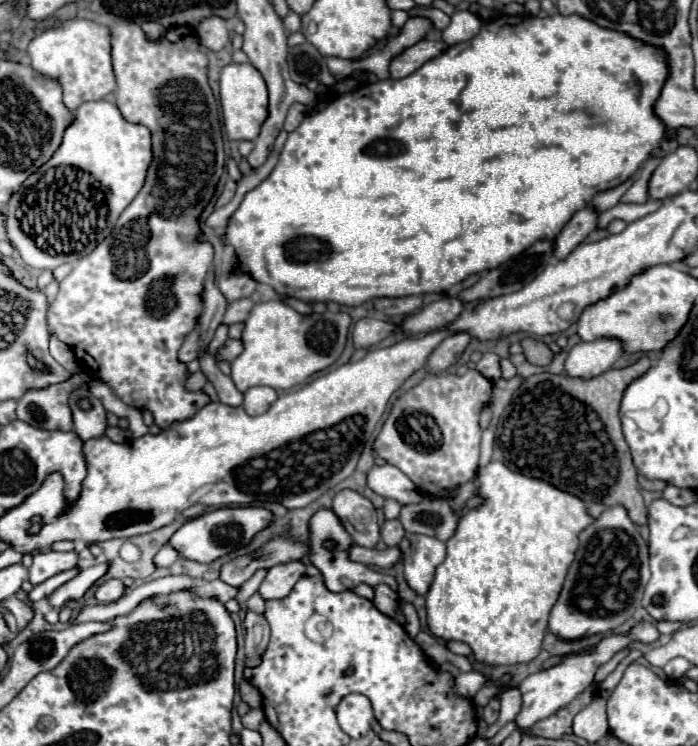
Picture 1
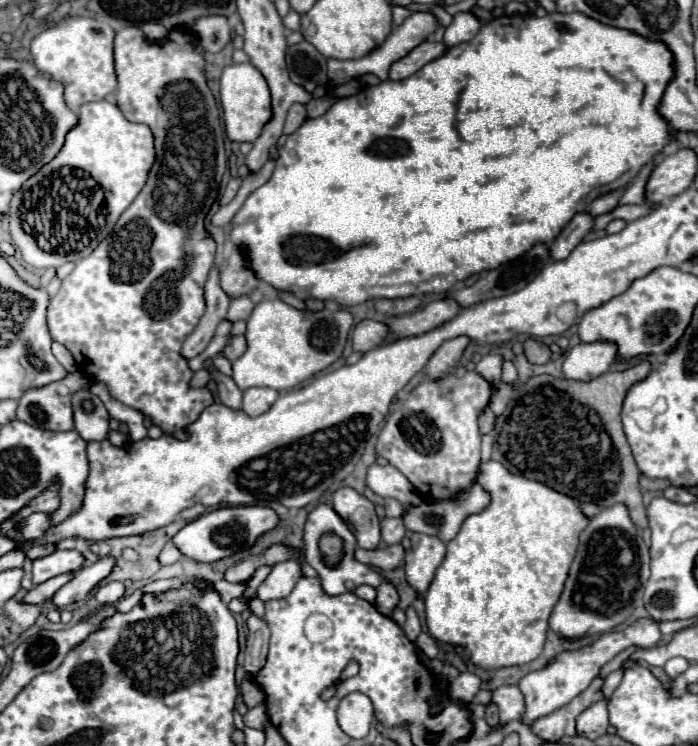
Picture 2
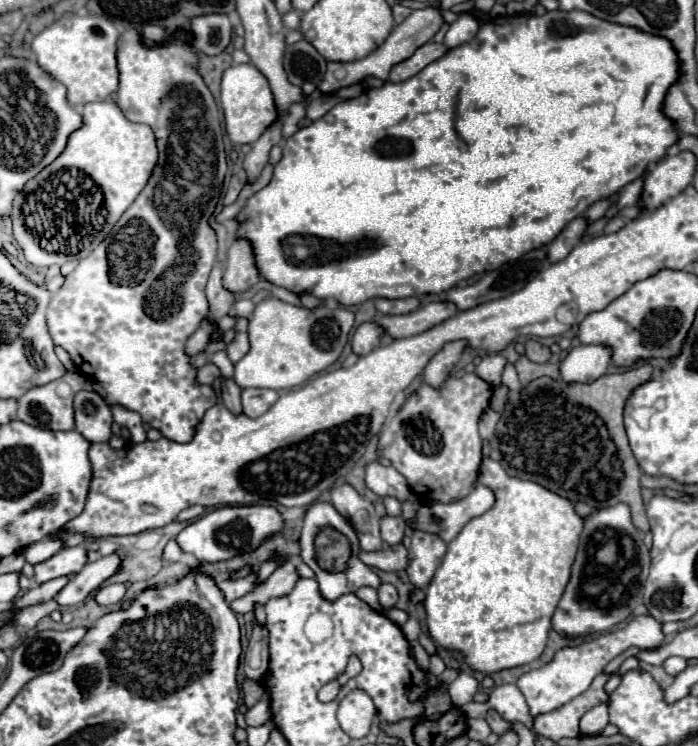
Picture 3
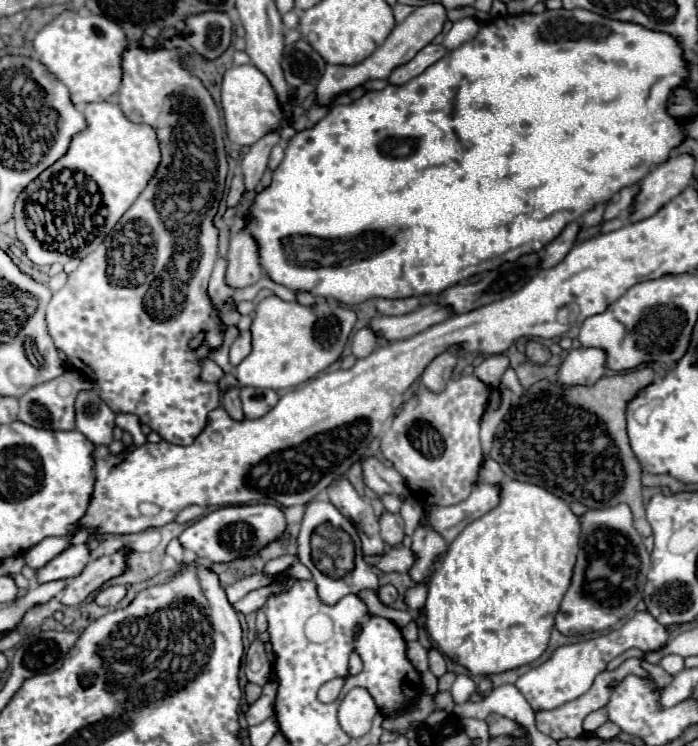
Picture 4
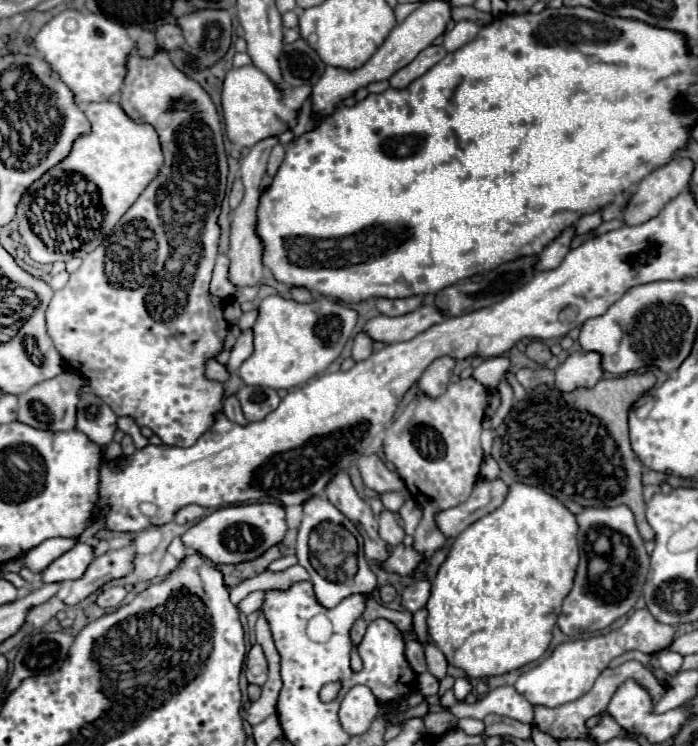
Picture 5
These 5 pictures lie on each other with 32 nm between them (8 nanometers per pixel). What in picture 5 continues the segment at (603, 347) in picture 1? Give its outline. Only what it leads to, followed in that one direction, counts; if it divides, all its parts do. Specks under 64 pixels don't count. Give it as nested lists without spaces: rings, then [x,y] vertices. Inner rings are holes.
[[[576,352],[556,368],[556,388],[560,392],[574,392],[578,388],[592,388],[602,378],[600,356],[596,352]]]

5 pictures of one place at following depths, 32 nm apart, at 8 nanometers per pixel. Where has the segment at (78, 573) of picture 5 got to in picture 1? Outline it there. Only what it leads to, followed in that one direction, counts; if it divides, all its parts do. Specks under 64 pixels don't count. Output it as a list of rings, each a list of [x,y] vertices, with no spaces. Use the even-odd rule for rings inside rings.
[[[38,552],[34,554],[34,564],[30,568],[30,582],[36,586],[64,570],[78,566],[78,554],[72,552]]]

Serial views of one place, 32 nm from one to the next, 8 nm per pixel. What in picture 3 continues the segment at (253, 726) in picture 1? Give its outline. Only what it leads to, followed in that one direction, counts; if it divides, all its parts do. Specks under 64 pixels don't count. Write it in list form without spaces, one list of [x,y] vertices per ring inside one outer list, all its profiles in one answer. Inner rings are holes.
[[[264,690],[264,696],[246,712],[246,724],[248,726],[260,726],[266,720],[270,720],[272,710],[270,710],[270,690]]]

